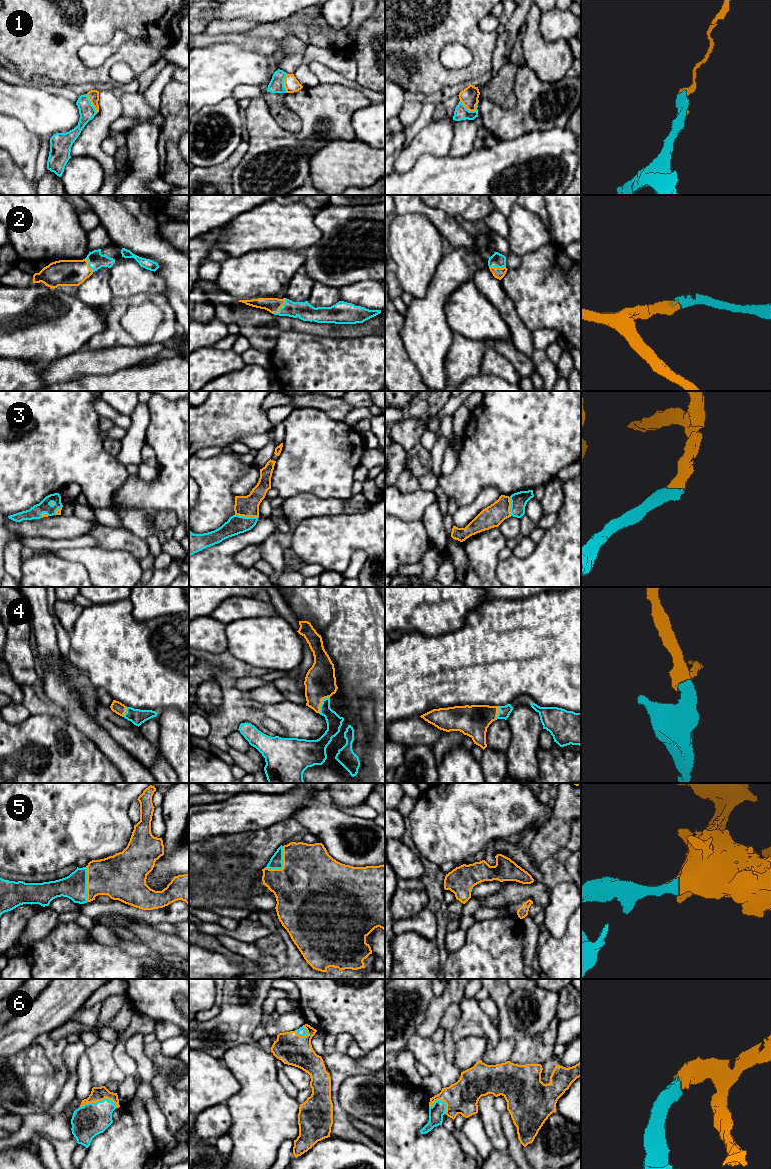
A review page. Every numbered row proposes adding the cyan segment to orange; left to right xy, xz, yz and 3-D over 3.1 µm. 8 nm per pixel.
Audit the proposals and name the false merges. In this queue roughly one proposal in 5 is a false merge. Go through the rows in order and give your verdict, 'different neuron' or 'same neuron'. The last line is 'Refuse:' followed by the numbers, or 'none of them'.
1: different neuron
2: same neuron
3: same neuron
4: same neuron
5: same neuron
6: same neuron
Refuse: 1

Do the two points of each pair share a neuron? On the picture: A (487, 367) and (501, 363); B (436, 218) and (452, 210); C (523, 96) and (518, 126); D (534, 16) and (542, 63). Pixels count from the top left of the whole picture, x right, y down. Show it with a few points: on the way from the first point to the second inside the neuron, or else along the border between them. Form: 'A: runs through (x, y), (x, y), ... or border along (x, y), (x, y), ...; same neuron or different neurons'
A: runs through (490, 365), (498, 364); same neuron
B: border along (425, 205), (441, 209), (453, 217); different neurons
C: runs through (523, 103), (523, 116), (520, 119); same neuron
D: runs through (533, 28), (533, 44), (537, 51); same neuron

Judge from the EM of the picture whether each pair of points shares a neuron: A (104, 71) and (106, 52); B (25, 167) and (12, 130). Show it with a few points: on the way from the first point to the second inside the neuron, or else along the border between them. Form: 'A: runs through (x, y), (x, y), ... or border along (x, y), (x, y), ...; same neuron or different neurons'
A: border along (122, 45), (97, 67), (88, 68), (81, 61); different neurons
B: runs through (25, 158), (23, 146), (16, 139); same neuron

